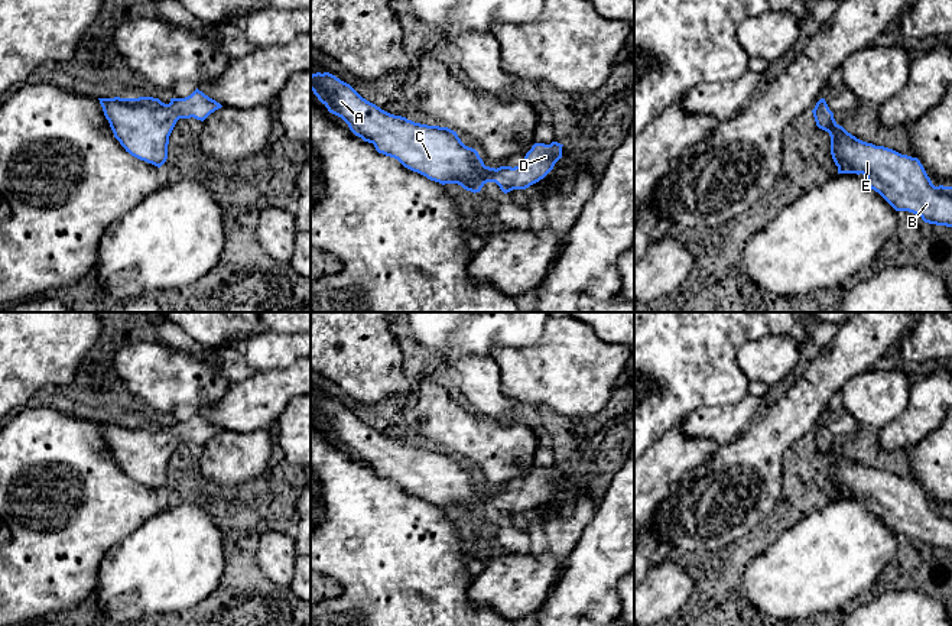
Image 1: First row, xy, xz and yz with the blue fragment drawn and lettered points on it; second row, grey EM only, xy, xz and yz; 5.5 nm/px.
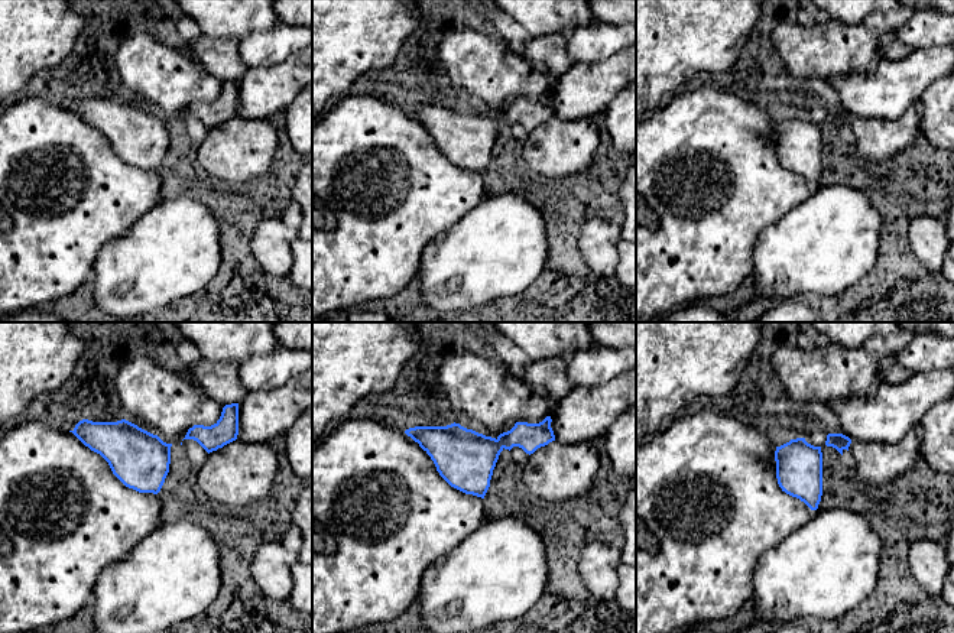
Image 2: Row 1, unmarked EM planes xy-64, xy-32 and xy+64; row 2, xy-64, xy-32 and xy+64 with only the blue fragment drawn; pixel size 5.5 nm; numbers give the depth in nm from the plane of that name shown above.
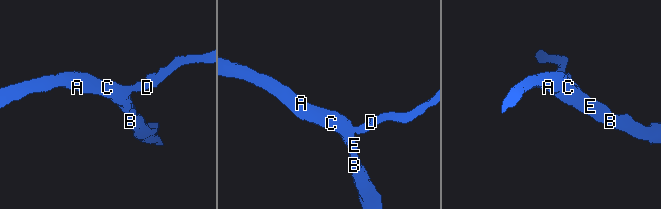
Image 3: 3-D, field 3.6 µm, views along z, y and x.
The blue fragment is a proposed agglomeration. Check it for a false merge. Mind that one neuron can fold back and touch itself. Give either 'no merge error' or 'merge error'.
no merge error

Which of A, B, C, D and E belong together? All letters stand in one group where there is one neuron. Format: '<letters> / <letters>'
A B C D E

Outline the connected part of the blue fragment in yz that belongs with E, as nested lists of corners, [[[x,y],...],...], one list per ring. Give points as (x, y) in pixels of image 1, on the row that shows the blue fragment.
[[[825,98],[812,110],[816,126],[831,136],[838,173],[862,173],[868,186],[896,211],[917,214],[925,223],[952,227],[952,186],[935,186],[917,158],[862,142],[839,126]]]

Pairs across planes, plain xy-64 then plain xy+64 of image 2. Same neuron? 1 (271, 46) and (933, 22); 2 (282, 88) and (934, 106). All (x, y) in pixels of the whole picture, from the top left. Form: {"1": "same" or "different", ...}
{"1": "same", "2": "different"}

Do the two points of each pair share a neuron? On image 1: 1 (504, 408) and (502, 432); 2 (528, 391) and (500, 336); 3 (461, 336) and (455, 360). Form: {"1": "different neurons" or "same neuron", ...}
{"1": "different neurons", "2": "different neurons", "3": "different neurons"}

